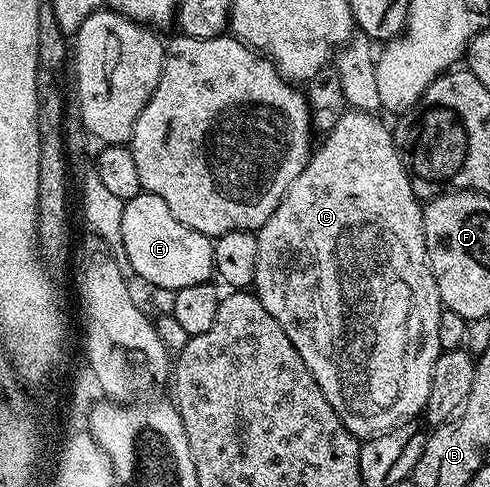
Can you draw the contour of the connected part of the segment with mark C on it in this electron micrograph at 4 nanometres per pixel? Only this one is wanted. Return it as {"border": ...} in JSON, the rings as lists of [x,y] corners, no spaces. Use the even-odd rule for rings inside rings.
{"border":[[[345,110],[344,116],[334,125],[332,131],[323,136],[324,144],[313,150],[307,165],[298,173],[298,177],[286,189],[278,209],[256,232],[258,241],[258,265],[256,266],[256,281],[254,293],[266,305],[270,317],[282,325],[286,337],[298,349],[306,369],[314,377],[318,389],[330,401],[334,413],[342,421],[347,431],[363,441],[381,435],[383,431],[391,431],[405,421],[412,421],[423,412],[426,401],[430,397],[430,381],[434,373],[434,361],[440,356],[440,342],[438,341],[438,317],[442,310],[438,285],[428,267],[428,254],[424,240],[424,212],[421,200],[417,199],[408,180],[404,162],[396,152],[392,140],[392,132],[376,120],[375,114],[367,111]]]}

